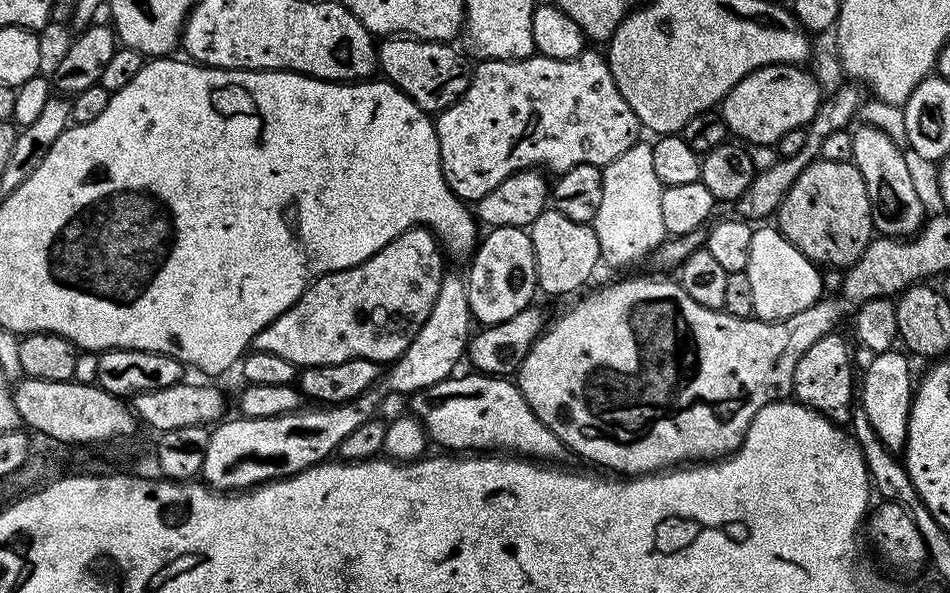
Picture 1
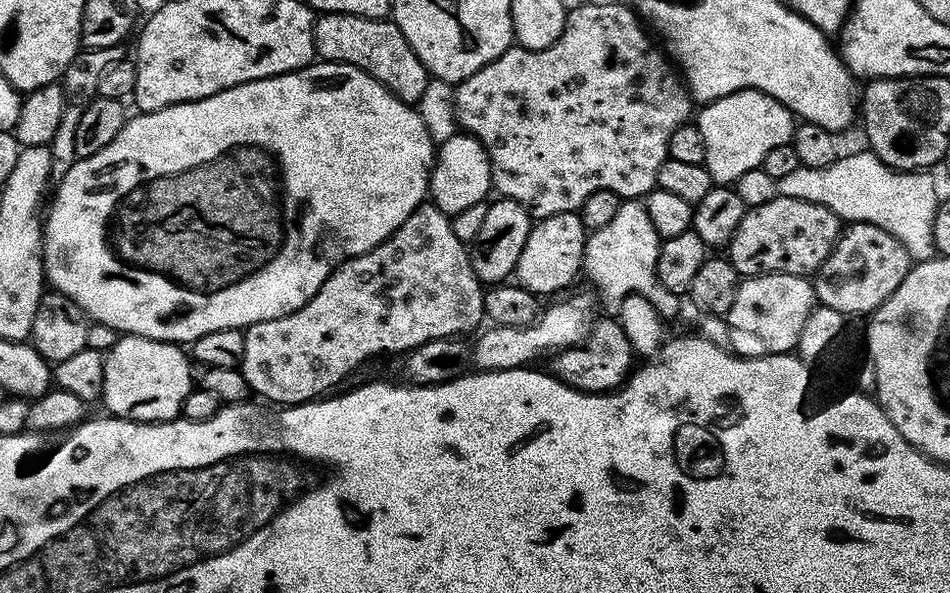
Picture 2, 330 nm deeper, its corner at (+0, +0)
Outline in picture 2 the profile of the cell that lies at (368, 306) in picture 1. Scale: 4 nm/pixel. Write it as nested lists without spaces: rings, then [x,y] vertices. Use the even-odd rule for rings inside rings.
[[[425,202],[415,208],[410,214],[410,218],[406,218],[406,222],[402,222],[402,226],[398,226],[398,230],[394,230],[394,234],[390,234],[390,238],[386,238],[378,246],[374,246],[374,250],[370,250],[366,254],[350,256],[347,260],[342,261],[332,271],[330,278],[326,278],[326,282],[322,282],[318,294],[314,294],[314,298],[310,298],[310,302],[306,302],[298,310],[294,310],[290,314],[279,316],[278,318],[270,318],[266,322],[250,324],[247,328],[243,329],[246,350],[242,354],[239,370],[246,378],[249,389],[255,395],[257,392],[258,395],[265,396],[269,400],[265,400],[269,405],[291,406],[294,404],[306,404],[323,397],[325,394],[331,393],[335,389],[332,387],[339,380],[346,379],[359,364],[366,363],[371,356],[380,356],[383,352],[401,352],[401,354],[407,354],[413,348],[422,346],[431,340],[446,338],[447,336],[460,338],[468,334],[464,332],[473,331],[472,333],[475,333],[486,320],[484,315],[485,291],[485,285],[474,274],[469,245],[462,243],[456,237],[451,219],[445,212],[438,210],[436,205],[431,202]]]

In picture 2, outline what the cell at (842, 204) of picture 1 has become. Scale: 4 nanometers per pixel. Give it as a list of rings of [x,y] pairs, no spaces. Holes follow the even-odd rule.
[[[777,195],[770,202],[745,211],[738,230],[734,230],[734,238],[726,246],[726,258],[742,278],[770,274],[808,278],[826,262],[841,231],[840,217],[826,206]]]

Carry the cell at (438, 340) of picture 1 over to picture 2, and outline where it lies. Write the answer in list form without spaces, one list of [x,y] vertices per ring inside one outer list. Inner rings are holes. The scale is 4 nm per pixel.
[[[460,130],[455,136],[439,144],[434,152],[432,175],[428,178],[428,196],[438,210],[451,218],[466,210],[466,206],[485,203],[489,199],[488,192],[492,191],[490,158],[478,138]]]

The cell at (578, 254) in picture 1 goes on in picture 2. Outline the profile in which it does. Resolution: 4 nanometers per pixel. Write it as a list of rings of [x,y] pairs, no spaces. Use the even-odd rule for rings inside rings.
[[[563,212],[536,220],[526,238],[526,246],[522,246],[514,273],[520,287],[540,298],[570,287],[572,279],[580,276],[584,267],[585,239],[586,229],[576,212]]]

